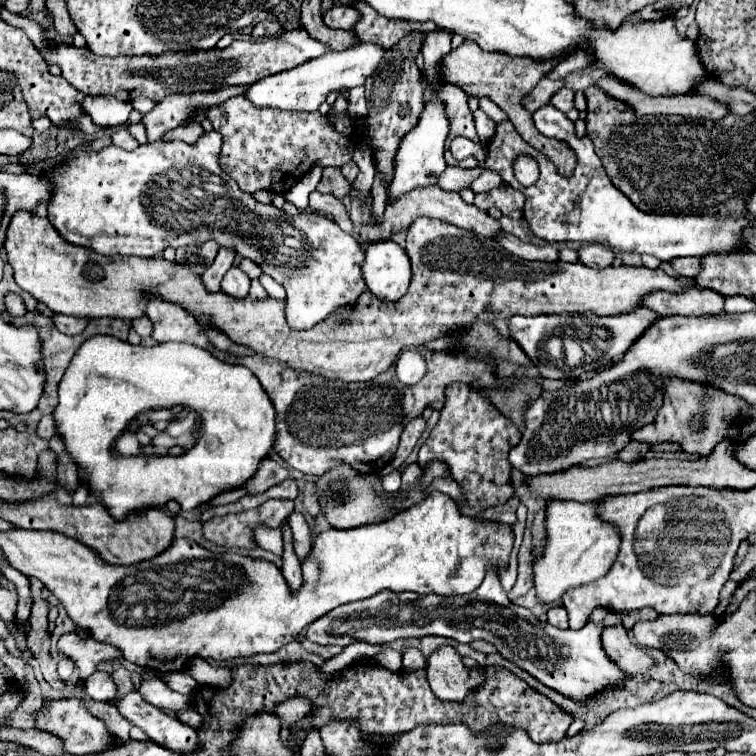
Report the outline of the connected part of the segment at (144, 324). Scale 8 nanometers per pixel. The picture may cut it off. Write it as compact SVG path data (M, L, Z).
M142 316L142 318L132 320L132 328L134 328L142 338L152 334L152 322L150 322L150 318L148 318L148 316Z

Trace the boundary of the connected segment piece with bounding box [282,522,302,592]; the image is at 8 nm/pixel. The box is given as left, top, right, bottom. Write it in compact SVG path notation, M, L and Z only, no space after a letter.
M284 522L284 566L282 566L282 574L284 574L284 580L288 584L288 588L292 588L292 592L298 592L300 590L300 584L302 584L302 572L300 572L300 562L294 554L294 548L292 548L292 532L288 528L288 524Z

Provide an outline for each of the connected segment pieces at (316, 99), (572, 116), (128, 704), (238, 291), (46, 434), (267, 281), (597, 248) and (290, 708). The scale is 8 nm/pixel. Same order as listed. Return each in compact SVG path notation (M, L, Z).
M358 44L354 48L342 52L328 52L316 60L308 60L308 64L300 64L300 68L292 68L292 72L280 72L280 76L268 76L268 80L258 80L246 92L248 100L254 106L272 106L280 110L296 110L296 112L314 112L332 92L342 92L344 88L362 86L364 80L376 70L384 56L384 48L378 44Z
M560 88L560 90L552 96L550 104L552 104L554 108L558 108L560 112L564 112L564 114L568 116L568 120L572 120L572 122L578 120L578 114L580 114L580 112L574 108L574 92L572 92L572 90Z
M136 690L124 698L116 698L114 706L134 726L140 726L150 740L164 744L164 748L172 748L172 752L196 752L196 748L200 748L200 740L196 740L196 730L192 726L148 704Z
M232 266L222 280L222 292L226 292L232 298L244 298L248 296L248 288L250 288L248 274L242 272L238 266Z
M48 414L48 416L44 416L40 422L38 422L38 436L40 438L52 438L54 436L54 432L56 432L56 426L54 426L54 418Z
M262 274L262 276L260 276L260 282L262 282L262 286L266 288L266 292L268 292L270 298L278 298L278 300L284 300L284 298L286 298L286 290L284 290L278 282L274 282L270 276Z
M588 244L578 250L580 262L588 264L590 268L608 268L614 264L616 252L612 248L606 248L602 244Z
M296 696L296 698L290 698L290 700L282 702L282 704L278 704L276 716L280 716L282 724L284 724L284 722L286 722L286 724L292 724L292 722L302 720L304 714L306 714L310 708L312 708L312 706L310 706L308 700Z

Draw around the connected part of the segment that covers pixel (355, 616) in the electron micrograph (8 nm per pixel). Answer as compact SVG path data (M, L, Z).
M492 572L484 578L480 588L476 588L476 592L468 596L442 598L432 594L420 596L414 592L394 594L390 590L384 590L370 600L344 604L340 608L334 608L326 616L316 618L310 624L308 640L320 646L340 648L346 648L352 642L386 644L396 638L410 636L446 636L458 642L488 640L506 660L518 664L544 686L560 692L566 698L588 704L598 694L606 692L608 688L624 686L624 682L628 680L628 674L612 664L612 660L608 660L608 654L600 646L600 632L616 624L622 624L620 616L608 612L604 620L588 622L580 630L560 630L548 622L538 620L530 610L514 606L502 590L500 578L496 576L496 572Z

